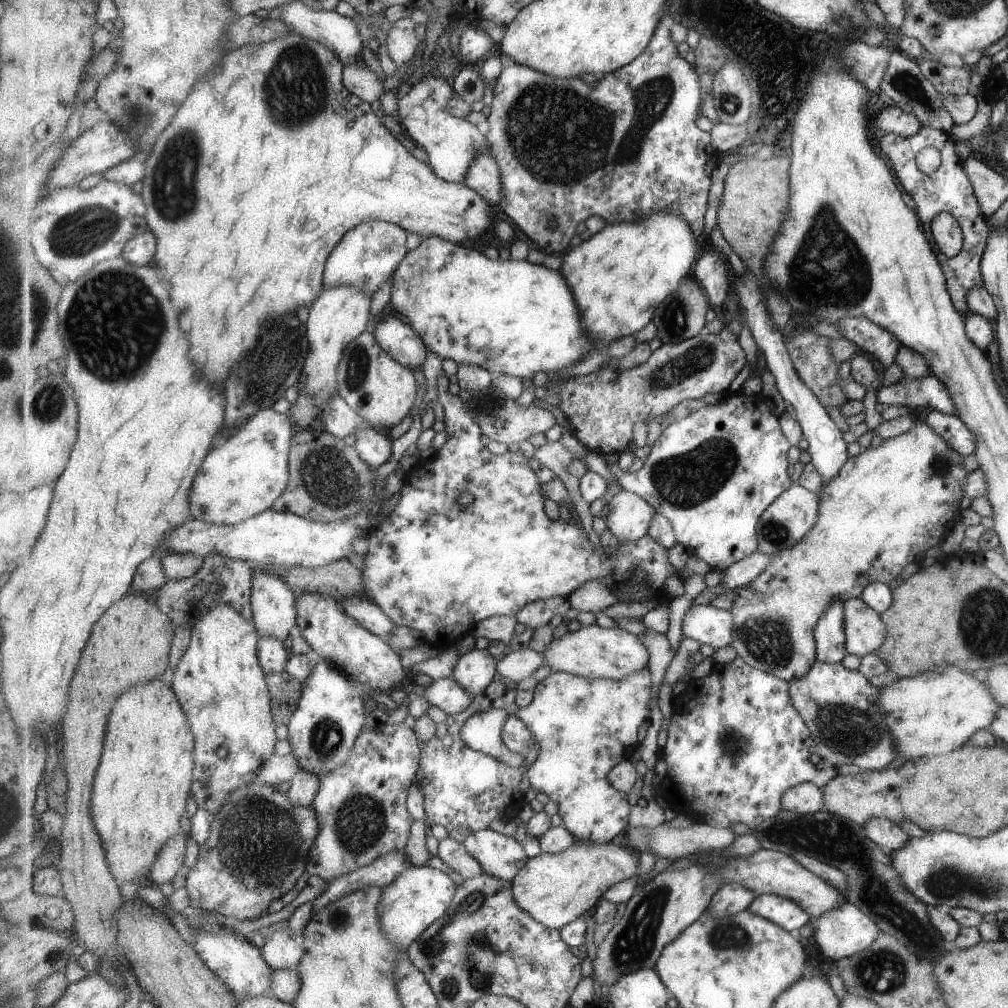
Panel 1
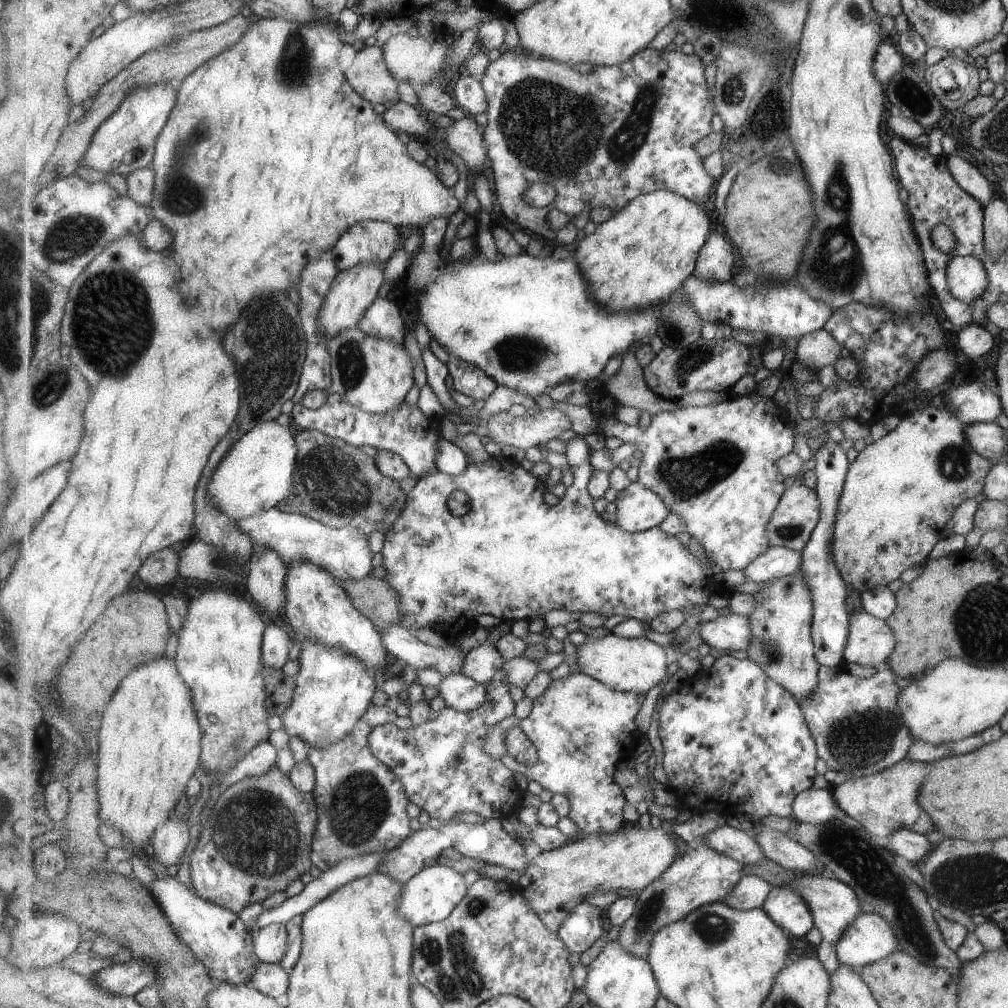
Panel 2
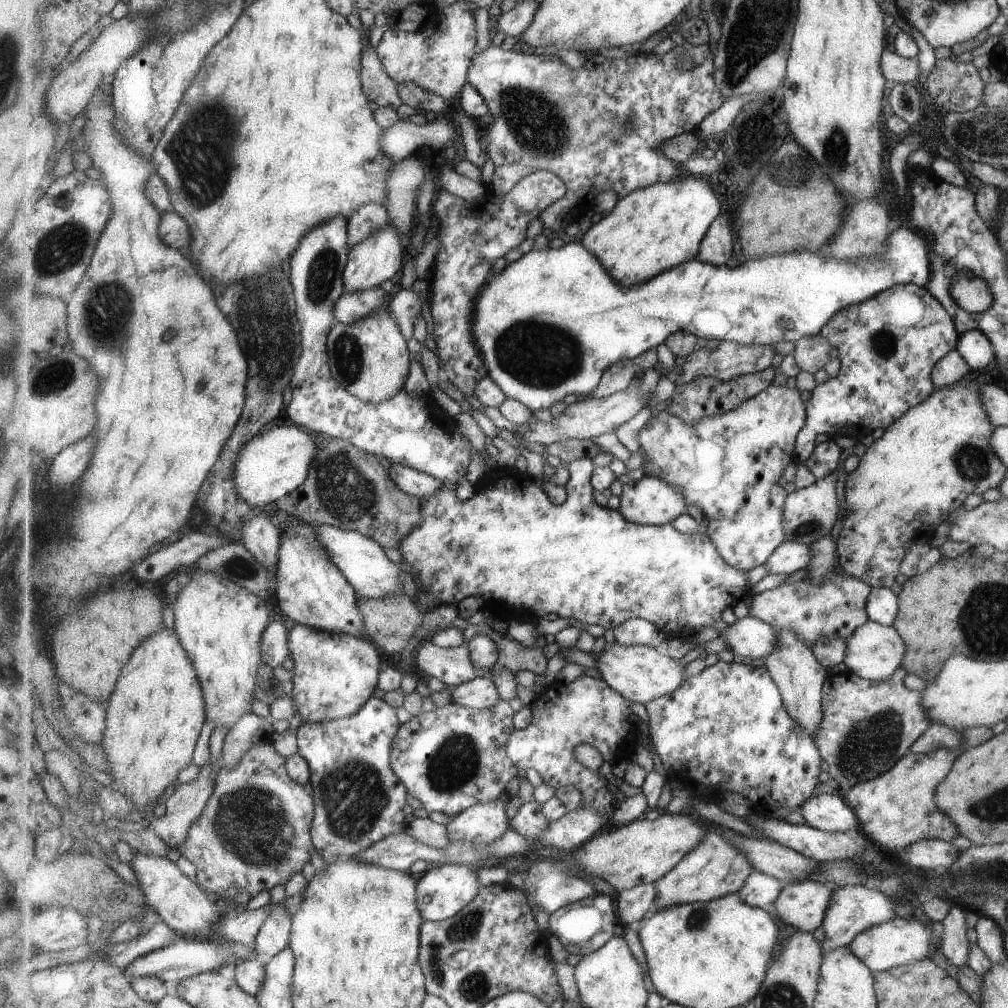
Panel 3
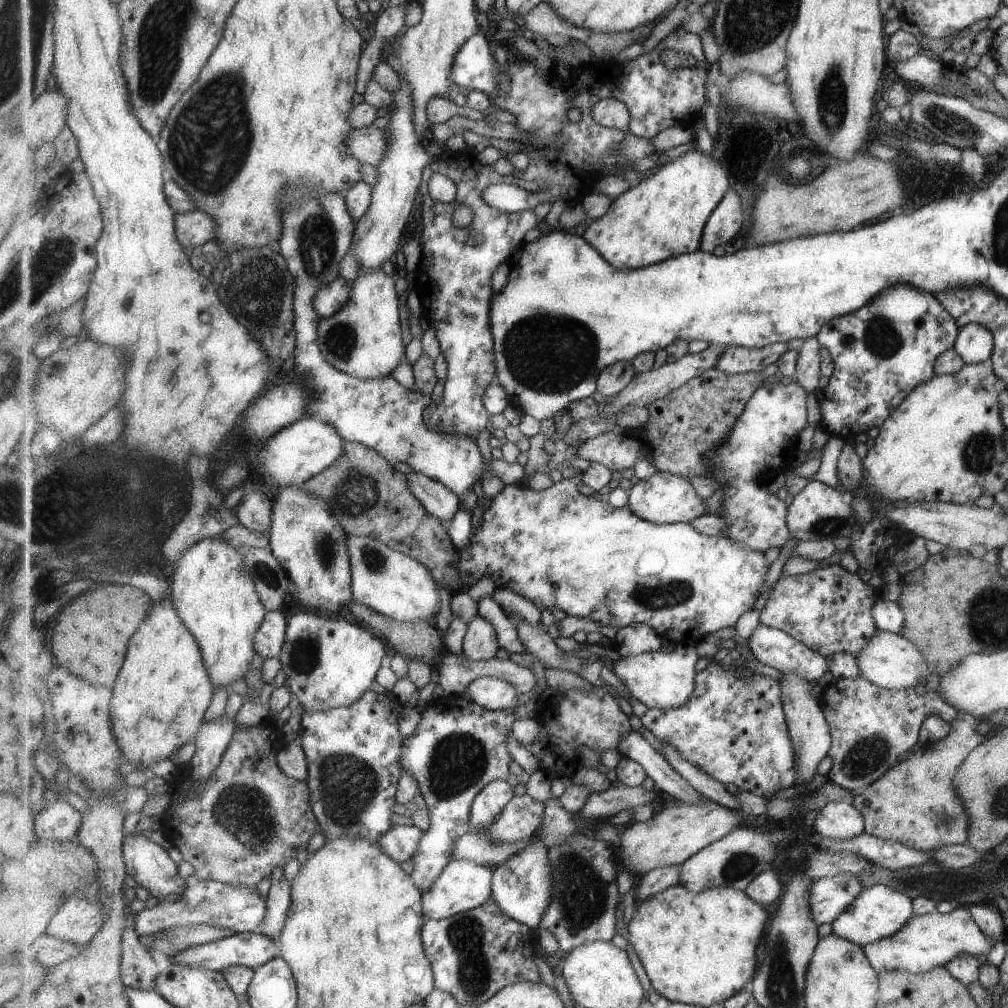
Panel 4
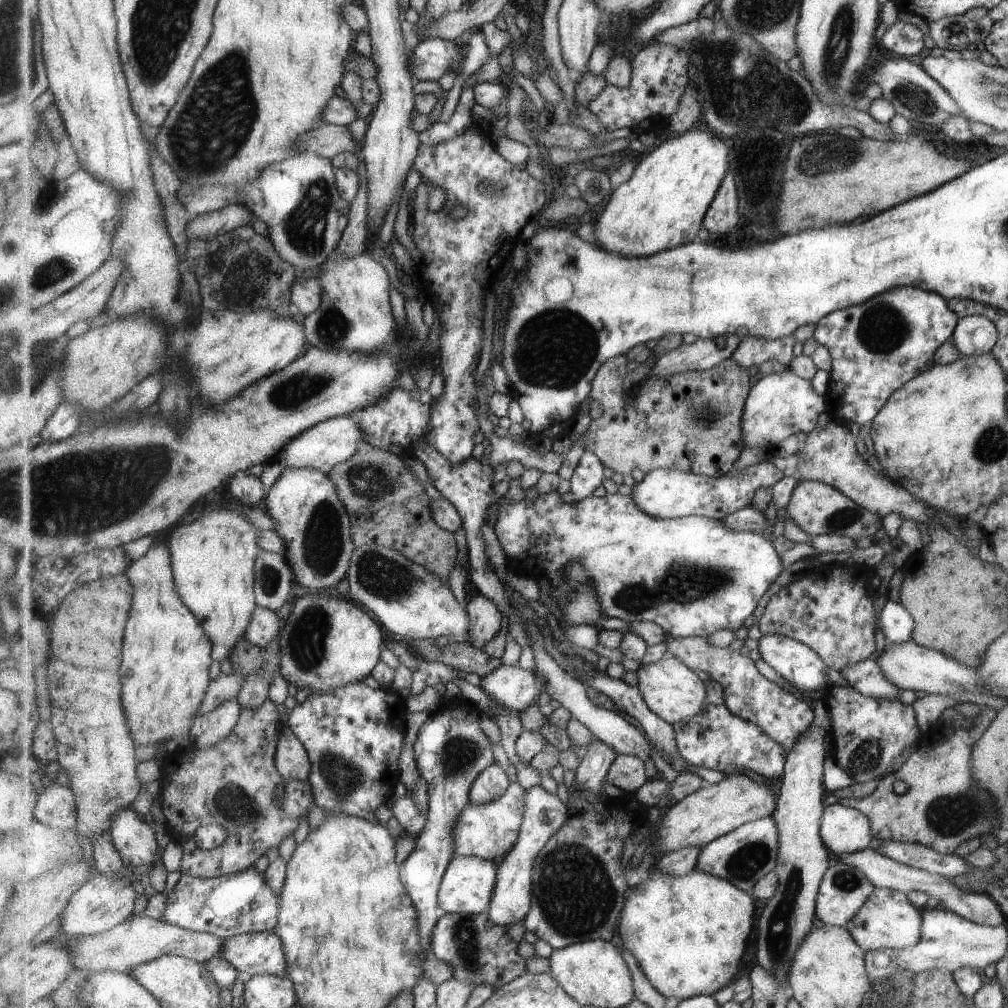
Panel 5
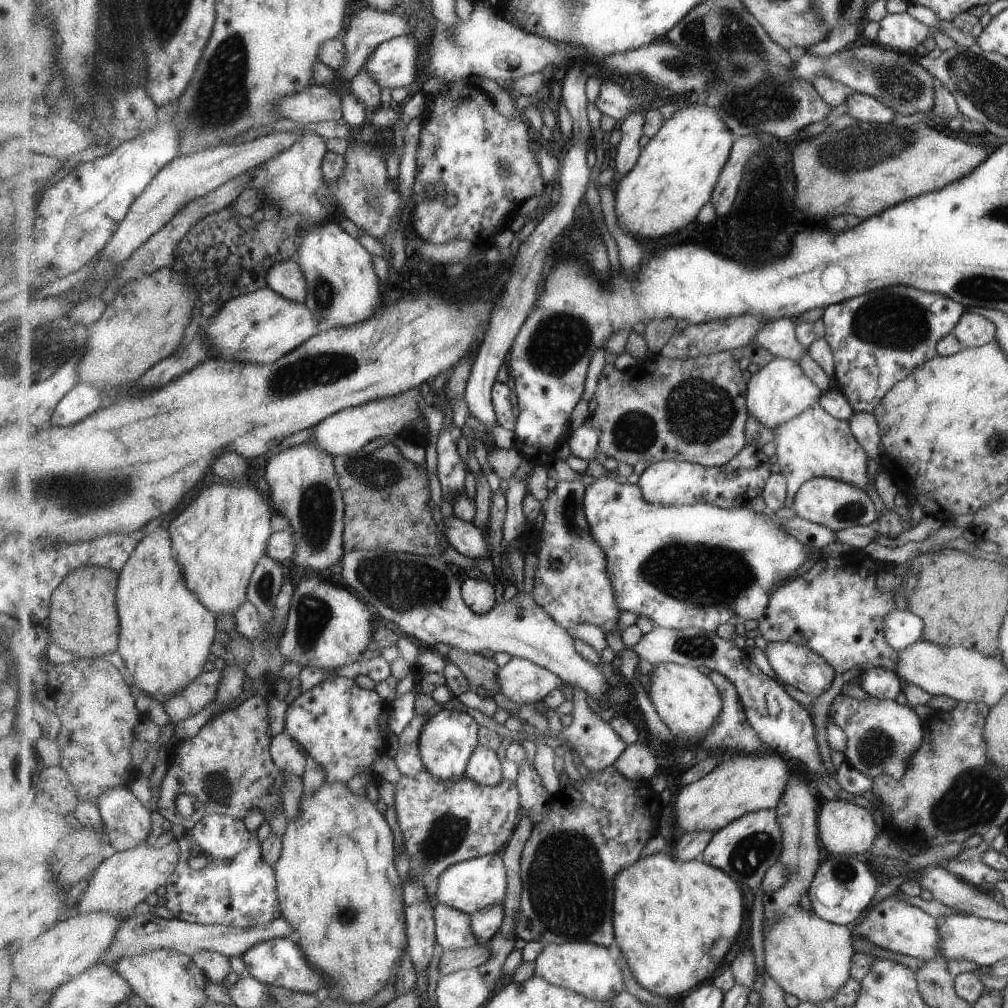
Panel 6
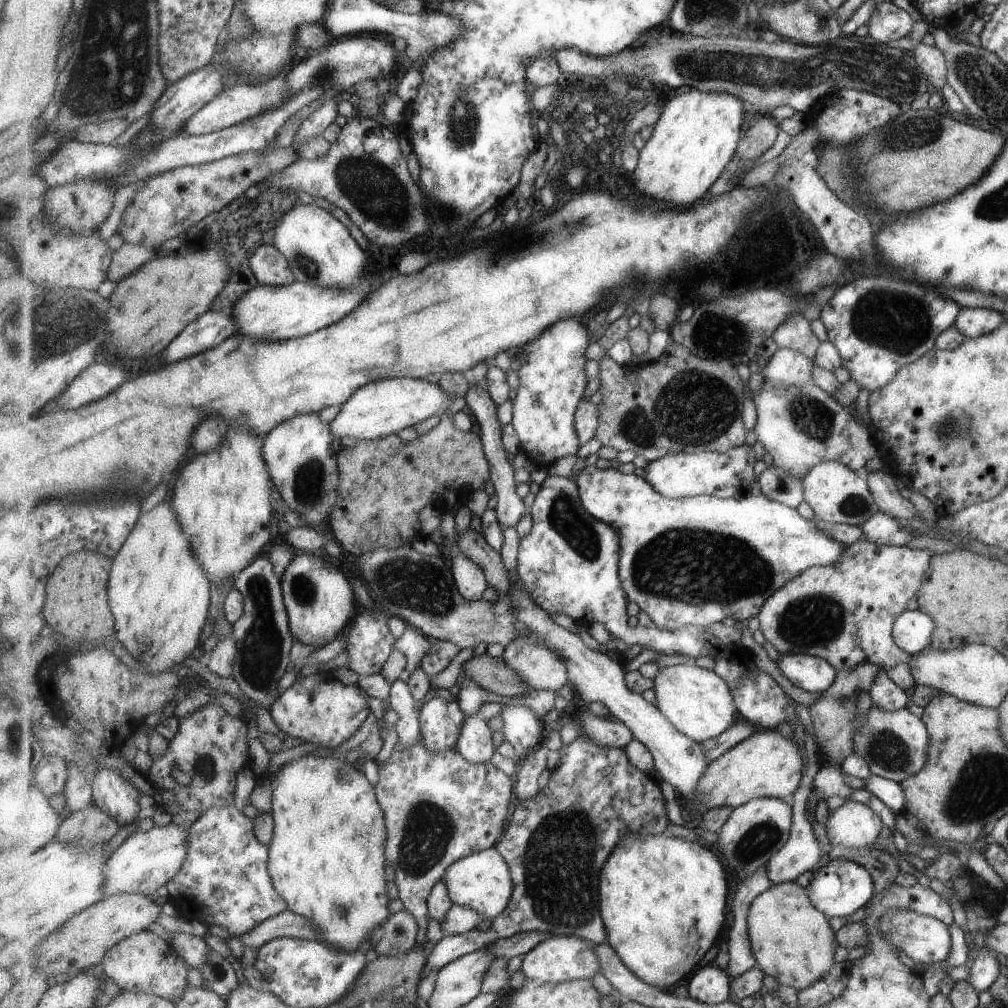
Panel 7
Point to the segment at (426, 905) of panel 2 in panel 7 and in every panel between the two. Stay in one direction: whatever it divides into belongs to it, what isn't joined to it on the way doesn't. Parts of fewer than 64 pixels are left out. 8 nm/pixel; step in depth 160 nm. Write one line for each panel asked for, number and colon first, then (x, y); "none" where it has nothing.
3: (443, 891)
4: (464, 885)
5: (469, 883)
6: (470, 885)
7: (483, 881)

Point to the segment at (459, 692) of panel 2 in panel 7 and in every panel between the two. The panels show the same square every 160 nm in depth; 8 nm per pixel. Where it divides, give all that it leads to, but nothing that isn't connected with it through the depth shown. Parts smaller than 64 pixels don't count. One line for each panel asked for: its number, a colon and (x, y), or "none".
3: (480, 693)
4: (494, 694)
5: (511, 686)
6: (522, 681)
7: (540, 667)

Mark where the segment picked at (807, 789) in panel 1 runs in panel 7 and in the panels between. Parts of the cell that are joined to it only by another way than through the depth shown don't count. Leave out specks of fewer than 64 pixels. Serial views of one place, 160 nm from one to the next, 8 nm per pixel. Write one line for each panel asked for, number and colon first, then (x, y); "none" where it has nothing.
2: (816, 806)
3: (829, 812)
4: (836, 820)
5: (845, 830)
6: (847, 829)
7: (852, 825)

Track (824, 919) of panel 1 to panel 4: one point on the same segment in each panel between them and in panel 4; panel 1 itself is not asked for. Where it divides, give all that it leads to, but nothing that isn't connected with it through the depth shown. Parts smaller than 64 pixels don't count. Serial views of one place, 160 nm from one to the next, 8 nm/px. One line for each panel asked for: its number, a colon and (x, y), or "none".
2: (869, 937)
3: (899, 941)
4: (932, 939)

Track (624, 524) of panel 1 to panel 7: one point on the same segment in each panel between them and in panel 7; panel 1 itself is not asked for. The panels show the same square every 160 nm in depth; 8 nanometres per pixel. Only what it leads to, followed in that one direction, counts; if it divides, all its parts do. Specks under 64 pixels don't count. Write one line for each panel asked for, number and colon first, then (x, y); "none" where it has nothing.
2: (639, 508)
3: (649, 501)
4: (664, 497)
5: (667, 493)
6: (665, 483)
7: (732, 474)

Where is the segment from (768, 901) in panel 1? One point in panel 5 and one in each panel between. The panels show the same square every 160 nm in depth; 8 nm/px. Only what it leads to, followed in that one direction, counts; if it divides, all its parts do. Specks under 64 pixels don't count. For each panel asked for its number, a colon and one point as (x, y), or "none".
2: (784, 905)
3: (803, 904)
4: (830, 896)
5: (844, 889)

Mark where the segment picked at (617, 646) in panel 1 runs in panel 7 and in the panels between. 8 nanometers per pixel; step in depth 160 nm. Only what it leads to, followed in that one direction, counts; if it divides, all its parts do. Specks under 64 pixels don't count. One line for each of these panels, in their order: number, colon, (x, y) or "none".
2: (625, 664)
3: (642, 673)
4: (665, 680)
5: (673, 690)
6: (689, 703)
7: (700, 703)

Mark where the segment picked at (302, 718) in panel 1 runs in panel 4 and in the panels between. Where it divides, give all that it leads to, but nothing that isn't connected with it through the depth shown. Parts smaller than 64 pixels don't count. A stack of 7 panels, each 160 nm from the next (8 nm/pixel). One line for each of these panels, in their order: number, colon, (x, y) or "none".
2: (334, 689)
3: (335, 674)
4: (329, 661)

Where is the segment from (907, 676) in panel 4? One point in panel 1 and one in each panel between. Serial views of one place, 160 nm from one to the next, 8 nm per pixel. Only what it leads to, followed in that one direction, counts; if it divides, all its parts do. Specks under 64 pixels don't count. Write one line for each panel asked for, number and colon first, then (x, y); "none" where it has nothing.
1: (864, 632)
2: (869, 641)
3: (874, 651)

